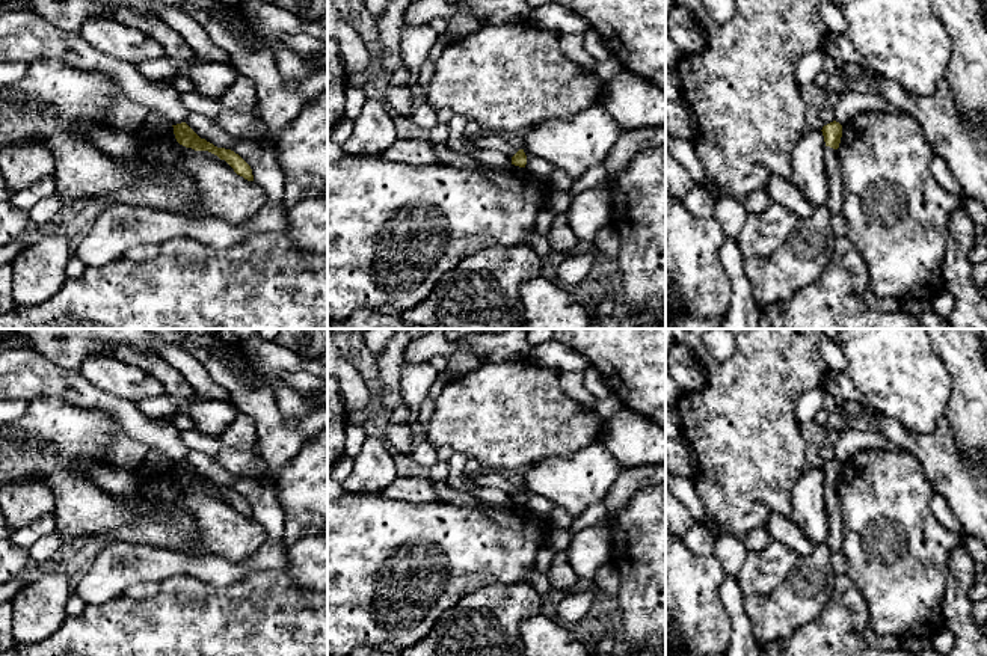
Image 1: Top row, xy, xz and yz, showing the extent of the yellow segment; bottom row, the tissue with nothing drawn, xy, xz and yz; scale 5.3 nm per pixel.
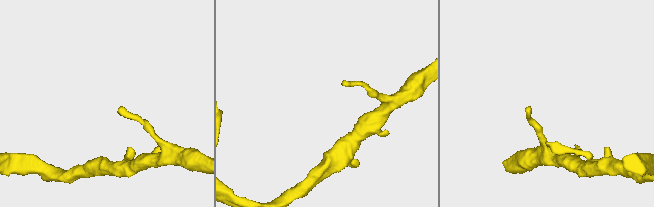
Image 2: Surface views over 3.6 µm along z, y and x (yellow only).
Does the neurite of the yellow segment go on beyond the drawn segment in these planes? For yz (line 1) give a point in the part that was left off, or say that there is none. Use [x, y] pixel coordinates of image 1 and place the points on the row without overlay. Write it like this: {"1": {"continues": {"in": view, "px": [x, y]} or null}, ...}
{"1": {"continues": null}}

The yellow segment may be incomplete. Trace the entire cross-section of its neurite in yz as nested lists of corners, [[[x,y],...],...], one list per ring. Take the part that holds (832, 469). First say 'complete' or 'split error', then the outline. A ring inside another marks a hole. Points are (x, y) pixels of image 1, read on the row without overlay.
complete; [[[833,458],[827,463],[824,463],[821,469],[824,474],[826,484],[838,487],[839,481],[841,481],[841,475],[842,475],[842,463],[839,460]]]

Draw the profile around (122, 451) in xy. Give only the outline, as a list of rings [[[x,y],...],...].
[[[118,419],[109,422],[110,442],[104,448],[104,460],[116,467],[134,471],[151,451],[142,442],[133,439]]]

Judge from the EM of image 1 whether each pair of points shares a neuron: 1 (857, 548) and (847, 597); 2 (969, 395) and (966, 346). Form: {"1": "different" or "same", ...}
{"1": "different", "2": "same"}

